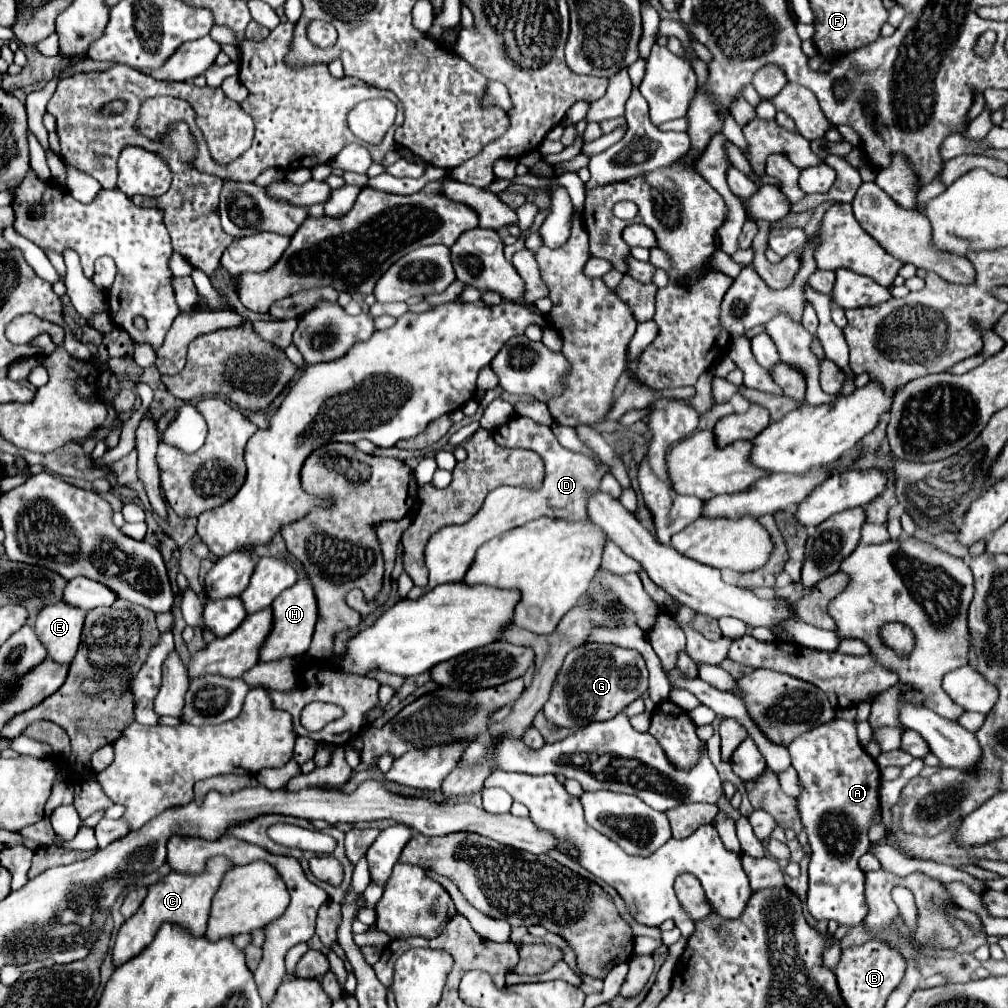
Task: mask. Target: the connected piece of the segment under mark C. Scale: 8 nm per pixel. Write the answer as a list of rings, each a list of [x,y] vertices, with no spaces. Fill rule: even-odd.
[[[214,857],[208,861],[208,871],[202,875],[180,875],[180,873],[168,873],[164,879],[148,887],[148,895],[140,909],[124,921],[116,935],[116,943],[112,949],[112,963],[114,967],[124,965],[132,957],[140,955],[152,941],[154,935],[158,933],[162,923],[172,923],[182,929],[186,929],[194,937],[202,937],[206,931],[206,921],[210,915],[210,901],[212,895],[216,893],[222,875],[230,869],[232,865],[224,857]]]

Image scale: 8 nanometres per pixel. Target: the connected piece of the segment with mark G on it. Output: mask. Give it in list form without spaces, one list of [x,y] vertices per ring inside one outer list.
[[[586,643],[566,655],[550,699],[544,705],[544,715],[556,727],[584,727],[592,721],[612,719],[646,689],[648,669],[638,651],[616,645]]]

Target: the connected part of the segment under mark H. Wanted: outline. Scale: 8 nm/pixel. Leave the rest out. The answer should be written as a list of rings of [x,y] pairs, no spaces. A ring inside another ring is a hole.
[[[298,581],[290,589],[282,591],[272,605],[272,631],[268,633],[266,641],[260,647],[260,661],[270,663],[270,661],[280,661],[284,657],[300,657],[306,653],[310,647],[312,635],[314,635],[314,625],[316,625],[316,601],[314,601],[314,591],[310,589],[310,583]]]

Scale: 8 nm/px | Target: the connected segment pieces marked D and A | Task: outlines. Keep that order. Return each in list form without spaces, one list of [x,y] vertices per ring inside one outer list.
[[[516,415],[512,417],[506,425],[502,425],[496,433],[494,439],[502,447],[524,447],[536,451],[546,467],[546,477],[544,485],[540,491],[528,491],[522,487],[498,487],[488,493],[484,499],[484,505],[480,511],[464,525],[448,525],[436,531],[424,551],[424,561],[428,567],[428,589],[434,589],[436,585],[442,583],[456,583],[462,581],[468,565],[474,561],[476,549],[482,547],[486,541],[514,529],[520,525],[526,525],[532,519],[540,517],[554,517],[554,519],[564,519],[570,523],[576,521],[586,521],[586,497],[598,489],[602,473],[608,469],[606,465],[596,465],[592,459],[574,453],[558,443],[554,437],[552,429],[540,423],[534,423],[530,417]]]
[[[832,719],[826,725],[812,729],[810,733],[794,739],[788,745],[792,767],[798,771],[802,795],[798,797],[798,811],[802,817],[802,825],[810,839],[810,867],[808,867],[808,911],[816,921],[838,921],[838,925],[858,925],[866,917],[866,899],[864,899],[864,873],[858,867],[858,859],[868,851],[868,821],[878,807],[878,785],[880,785],[880,769],[876,761],[864,751],[858,743],[856,723]]]

